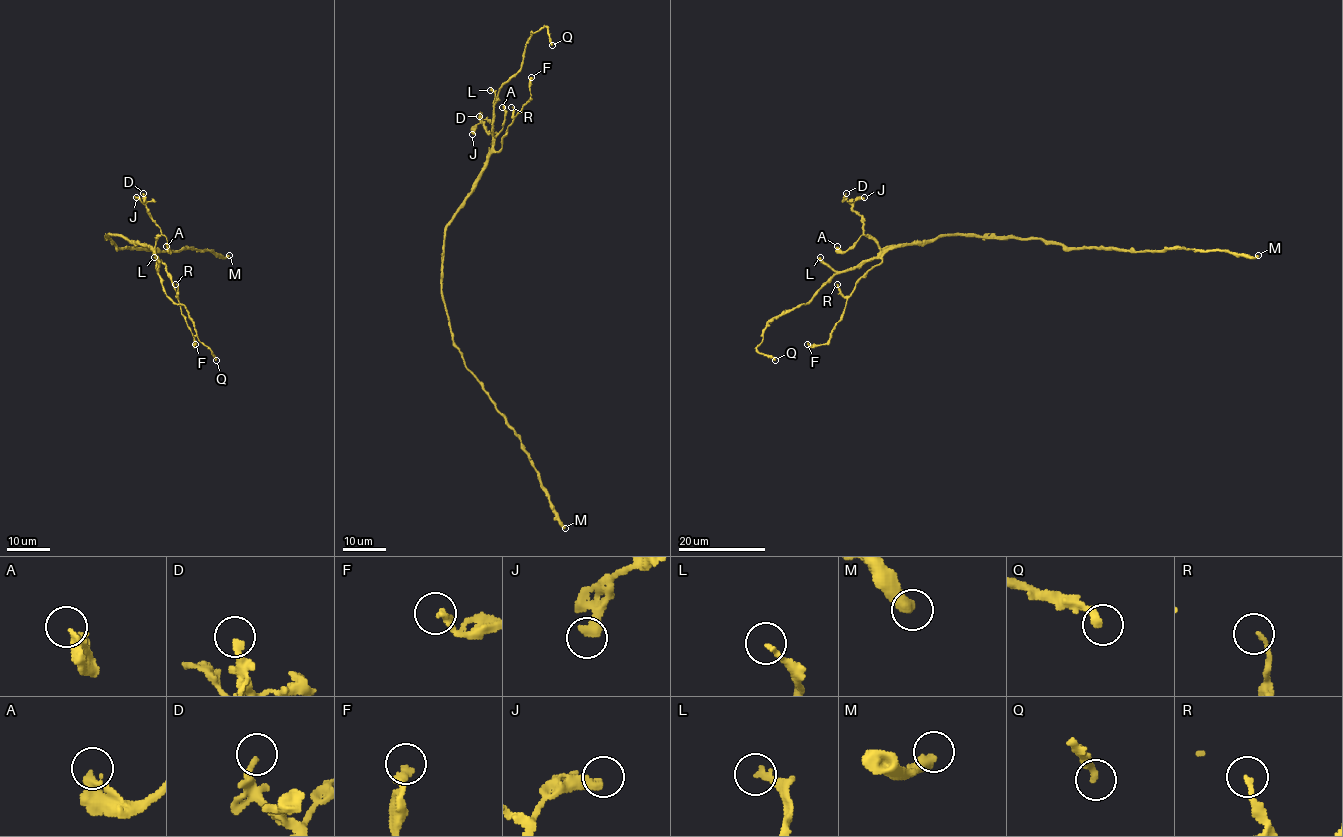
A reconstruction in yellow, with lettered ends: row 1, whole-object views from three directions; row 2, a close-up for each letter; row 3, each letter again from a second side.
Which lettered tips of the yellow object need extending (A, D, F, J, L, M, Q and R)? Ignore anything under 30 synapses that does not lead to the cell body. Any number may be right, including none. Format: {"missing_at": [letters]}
{"missing_at": ["L"]}

